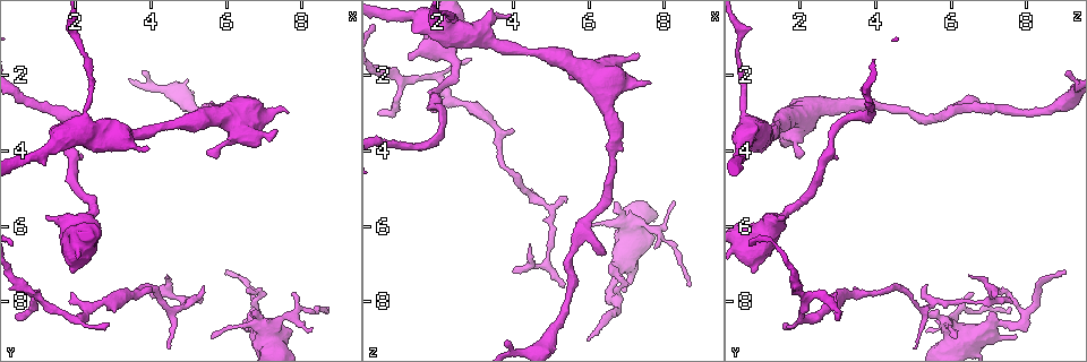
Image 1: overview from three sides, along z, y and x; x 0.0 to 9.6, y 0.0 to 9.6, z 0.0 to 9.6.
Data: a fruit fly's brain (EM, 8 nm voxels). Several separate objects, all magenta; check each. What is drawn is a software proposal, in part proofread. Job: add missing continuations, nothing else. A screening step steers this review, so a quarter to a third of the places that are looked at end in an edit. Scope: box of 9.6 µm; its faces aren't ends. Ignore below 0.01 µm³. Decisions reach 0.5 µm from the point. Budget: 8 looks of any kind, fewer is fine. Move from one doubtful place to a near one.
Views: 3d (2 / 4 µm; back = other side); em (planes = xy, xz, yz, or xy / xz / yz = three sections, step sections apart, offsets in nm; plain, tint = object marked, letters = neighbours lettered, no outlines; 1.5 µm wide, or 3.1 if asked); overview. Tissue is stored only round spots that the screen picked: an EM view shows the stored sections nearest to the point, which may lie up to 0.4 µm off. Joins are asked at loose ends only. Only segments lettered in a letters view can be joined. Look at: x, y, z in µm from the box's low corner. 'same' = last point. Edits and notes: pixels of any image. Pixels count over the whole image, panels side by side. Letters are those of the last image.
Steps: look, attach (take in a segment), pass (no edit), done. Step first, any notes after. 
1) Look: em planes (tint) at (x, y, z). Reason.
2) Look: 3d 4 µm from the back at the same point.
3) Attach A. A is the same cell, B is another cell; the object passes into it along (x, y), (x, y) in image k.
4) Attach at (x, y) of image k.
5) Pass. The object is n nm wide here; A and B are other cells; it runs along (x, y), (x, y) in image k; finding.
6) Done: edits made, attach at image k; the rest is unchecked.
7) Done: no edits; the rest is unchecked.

Look: 3d 2 µm at (6.00, 7.25, 9.05). Thin end.

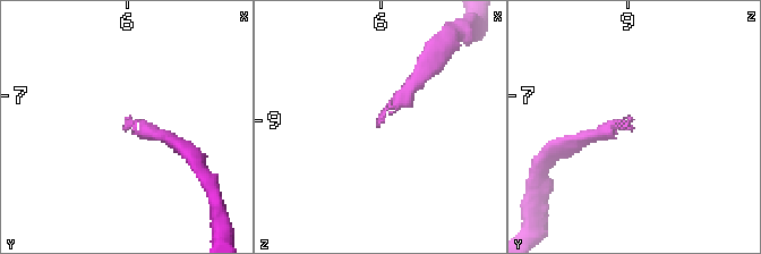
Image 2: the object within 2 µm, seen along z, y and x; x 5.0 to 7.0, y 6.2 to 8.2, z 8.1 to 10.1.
Look: em xz step 8 (plain) at (6.00, 7.28, 9.04).

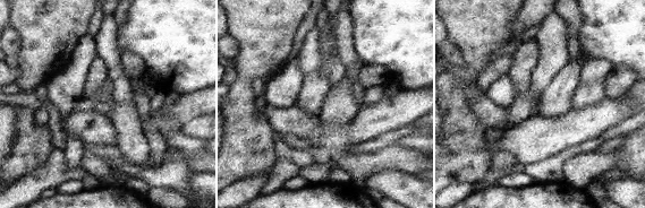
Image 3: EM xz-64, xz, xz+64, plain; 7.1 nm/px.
Look: em xz step 8 (letters) at the same point. See the neighbours.

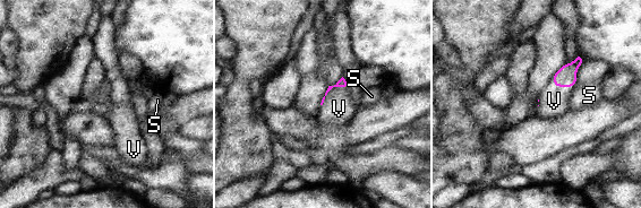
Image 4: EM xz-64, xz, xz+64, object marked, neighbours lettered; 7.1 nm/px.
Attach V. The longest contact is with V, 220 nm; V is the same cell, S is another cell; the object passes into it along (341, 83), (330, 89), (339, 109) in image 4; the neuron continues.

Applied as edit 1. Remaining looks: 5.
Look: overview. Redraw.

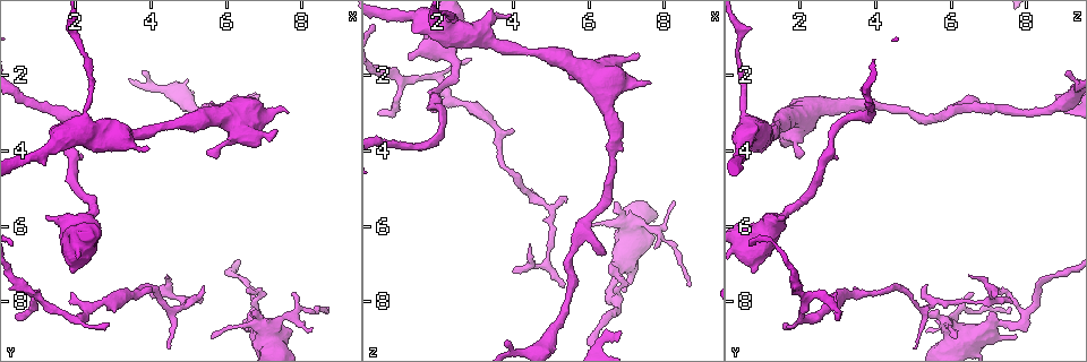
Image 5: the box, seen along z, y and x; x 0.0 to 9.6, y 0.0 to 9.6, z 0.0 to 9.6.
Look: 3d 2 µm from the back at (7.70, 7.75, 6.60). Thin end.

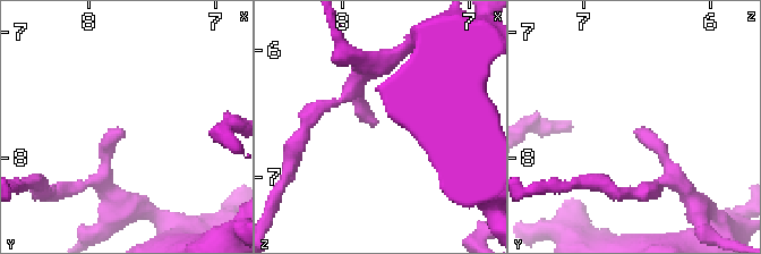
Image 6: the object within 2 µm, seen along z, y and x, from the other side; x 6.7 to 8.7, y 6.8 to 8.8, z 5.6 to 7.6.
Look: em planes (letters) at (7.74, 7.80, 6.58). Shape alone is not enough.

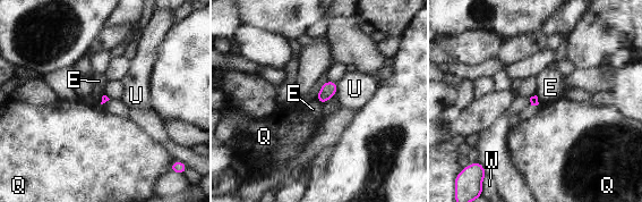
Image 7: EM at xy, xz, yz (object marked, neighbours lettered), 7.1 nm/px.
Pass. The longest contact is with U, 100 nm; E, Q, U and W are other cells; a border runs along (315, 98), (322, 104) in image 7; no lettered segment goes on from it.

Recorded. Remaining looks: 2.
Done: edits made, attach at image 4; the rest is unchecked.

